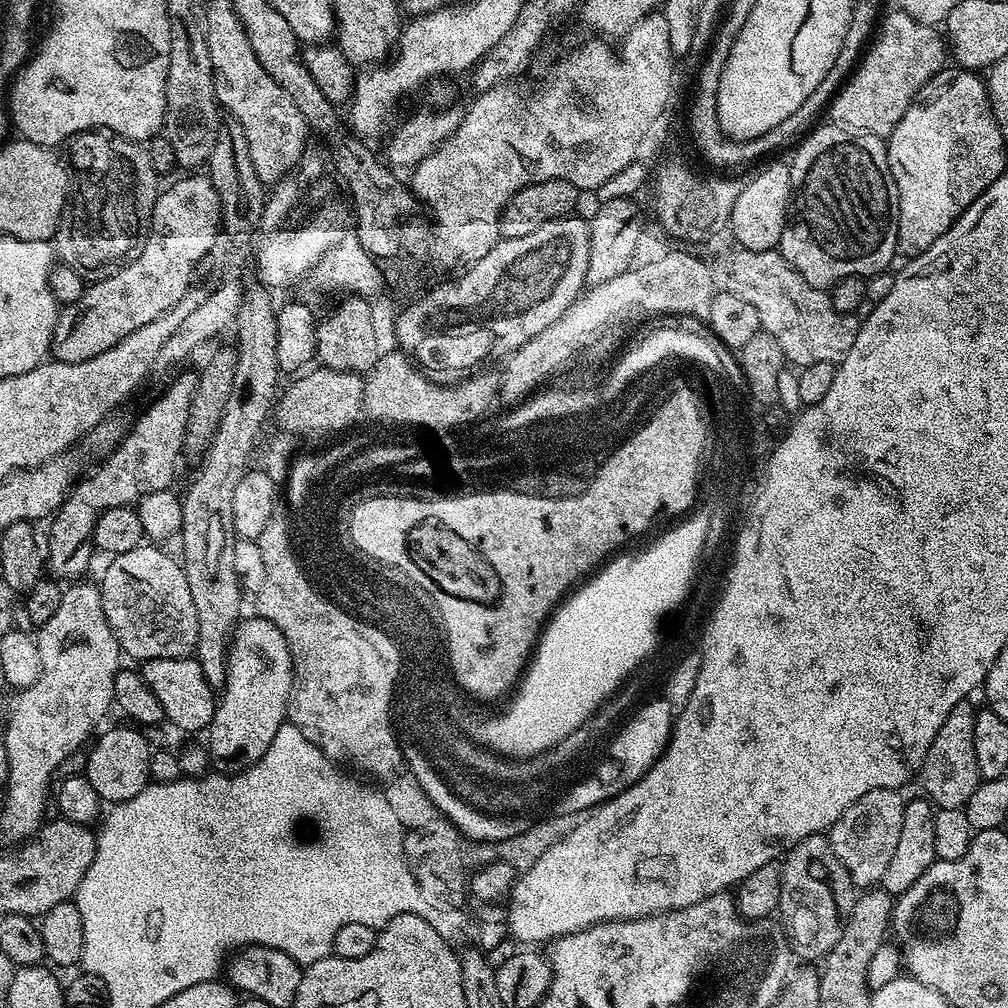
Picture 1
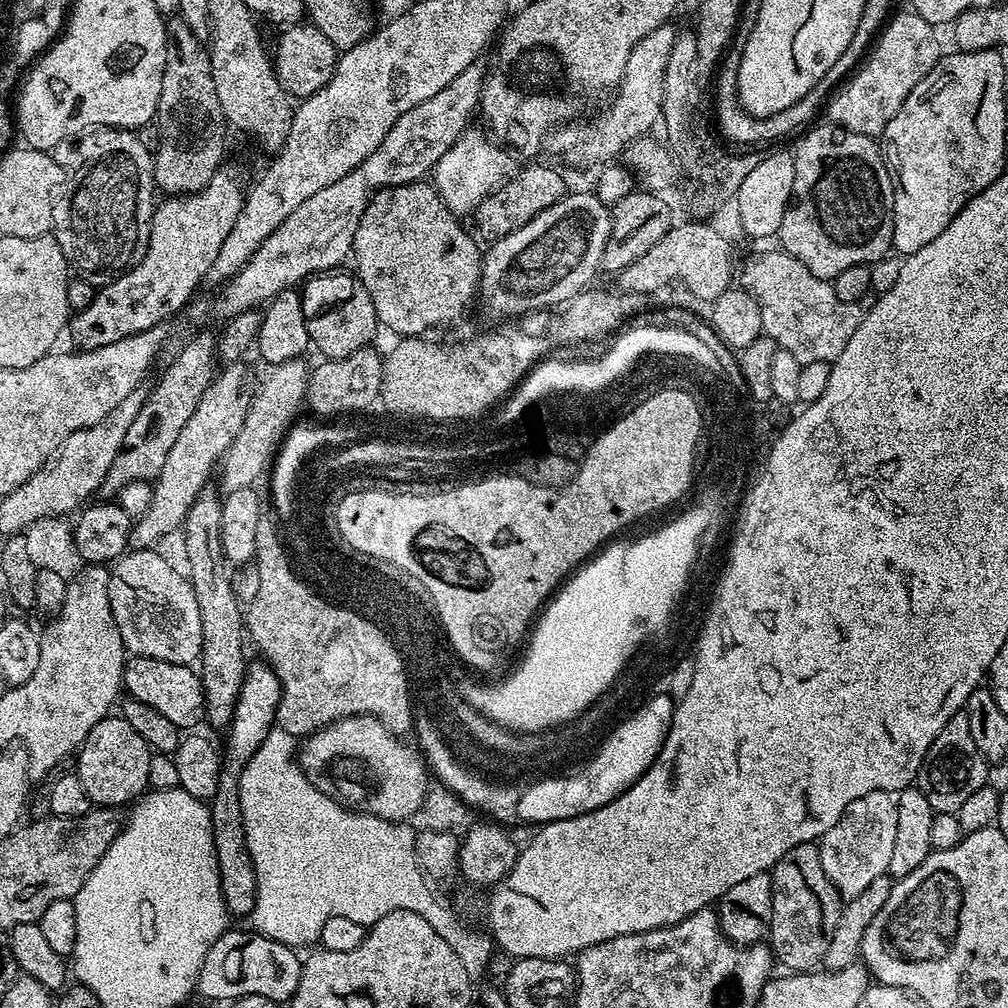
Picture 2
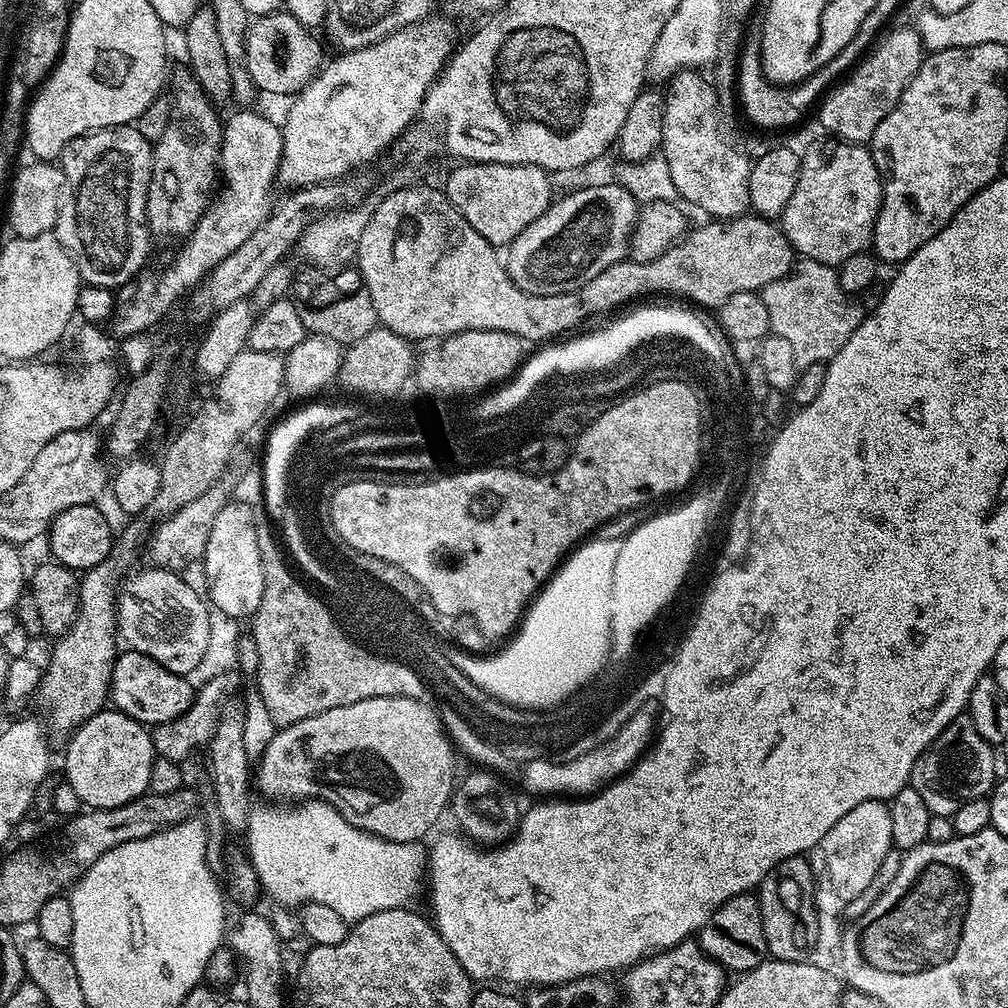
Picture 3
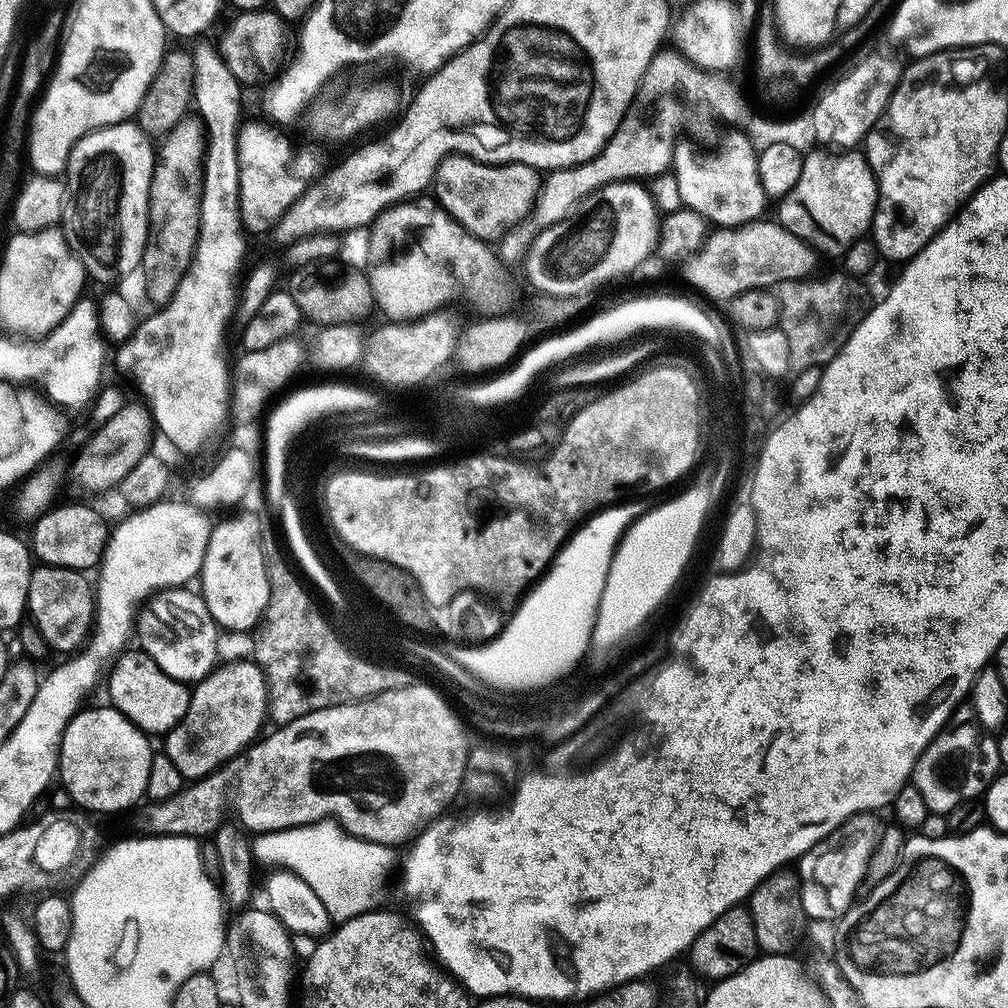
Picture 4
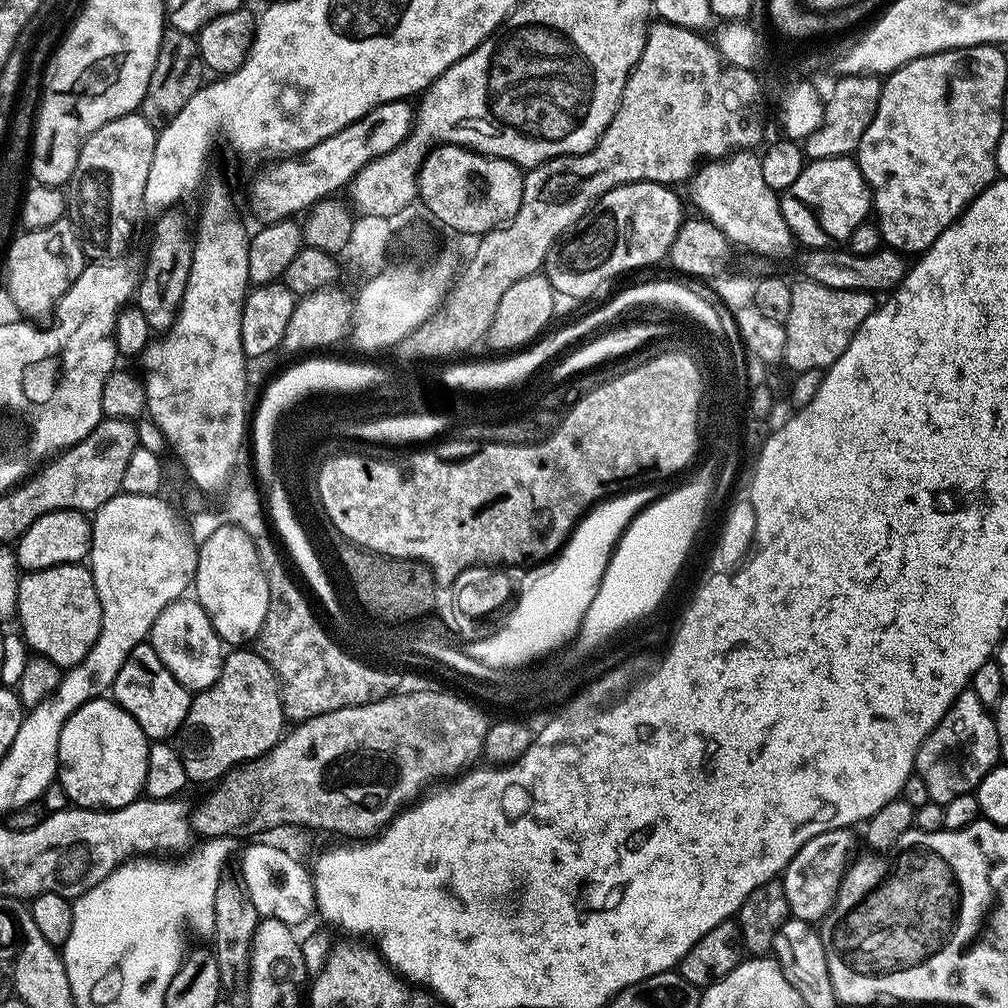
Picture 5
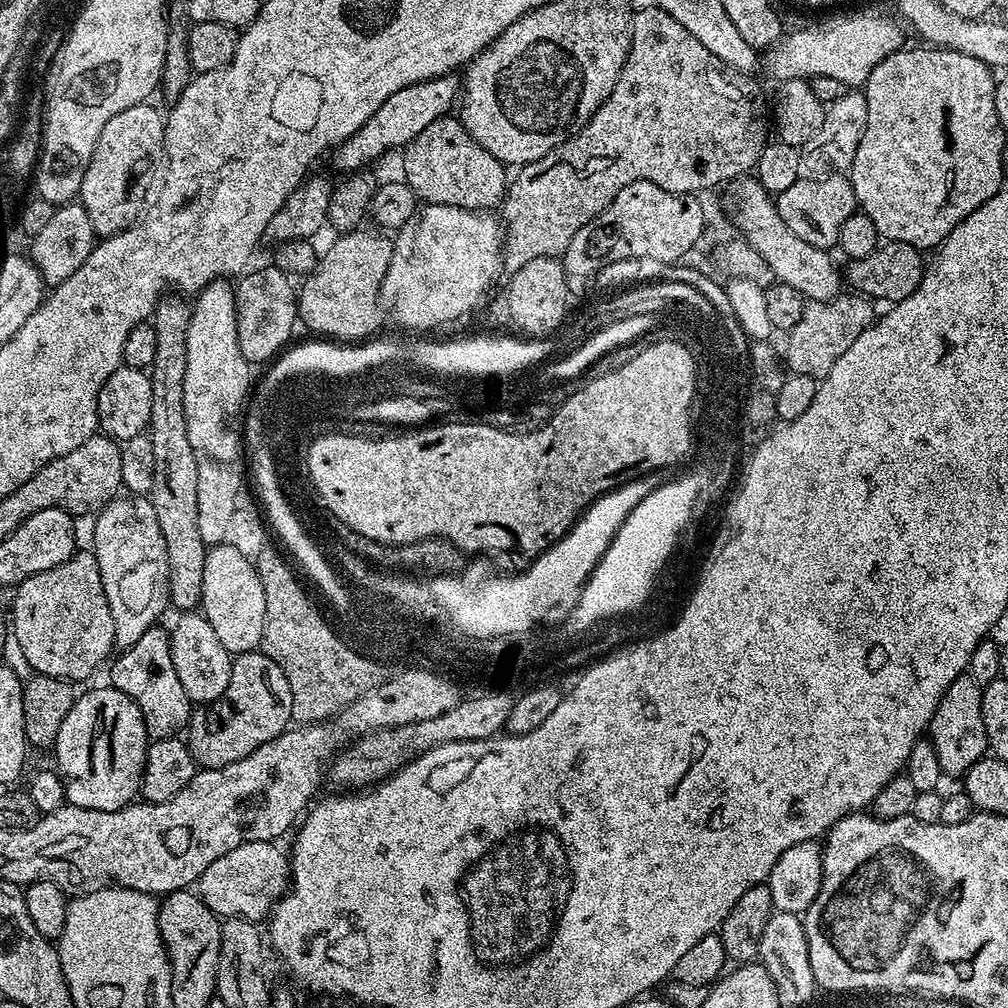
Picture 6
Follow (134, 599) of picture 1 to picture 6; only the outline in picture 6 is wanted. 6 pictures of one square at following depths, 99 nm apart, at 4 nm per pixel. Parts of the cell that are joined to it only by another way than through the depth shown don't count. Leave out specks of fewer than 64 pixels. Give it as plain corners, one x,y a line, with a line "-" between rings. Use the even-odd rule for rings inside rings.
188,610
176,620
176,625
168,632
170,642
170,658
174,658
174,671
182,682
182,690
186,690
188,699
193,705
211,704
213,700
223,697
230,682
230,670
233,657
218,642
218,634
214,634
214,626
199,611

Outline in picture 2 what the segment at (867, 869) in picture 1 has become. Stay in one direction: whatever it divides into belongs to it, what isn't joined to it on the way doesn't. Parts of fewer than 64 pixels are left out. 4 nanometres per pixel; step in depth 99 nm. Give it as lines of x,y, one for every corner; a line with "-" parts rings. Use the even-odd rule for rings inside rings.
871,792
854,798
844,808
842,818
830,826
830,830
819,841
822,868
841,897
851,898
862,894
874,878
885,875
894,851
894,837
898,831
898,802
890,792

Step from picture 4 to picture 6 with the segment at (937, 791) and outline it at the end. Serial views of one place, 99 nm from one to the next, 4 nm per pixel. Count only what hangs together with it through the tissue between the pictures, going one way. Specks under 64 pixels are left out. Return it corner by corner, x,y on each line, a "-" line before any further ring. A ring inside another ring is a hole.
962,675
954,678
950,686
946,686
946,694
942,694
942,702
938,702
938,710
934,710
932,721
928,724
927,739
932,741
934,754
938,756
938,766
944,771
945,777
963,778
982,757
989,755
986,722
982,722
981,684
974,678

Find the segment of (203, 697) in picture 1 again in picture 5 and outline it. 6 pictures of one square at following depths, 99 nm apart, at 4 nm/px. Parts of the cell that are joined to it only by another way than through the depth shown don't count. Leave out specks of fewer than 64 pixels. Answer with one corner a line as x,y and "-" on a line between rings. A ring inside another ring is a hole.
148,642
130,650
126,662
122,662
122,670
118,670
118,678
114,678
110,696
132,715
134,722
142,726
152,742
164,742
175,737
192,705
192,696
188,689
177,682
170,670
166,670
166,662
158,658

